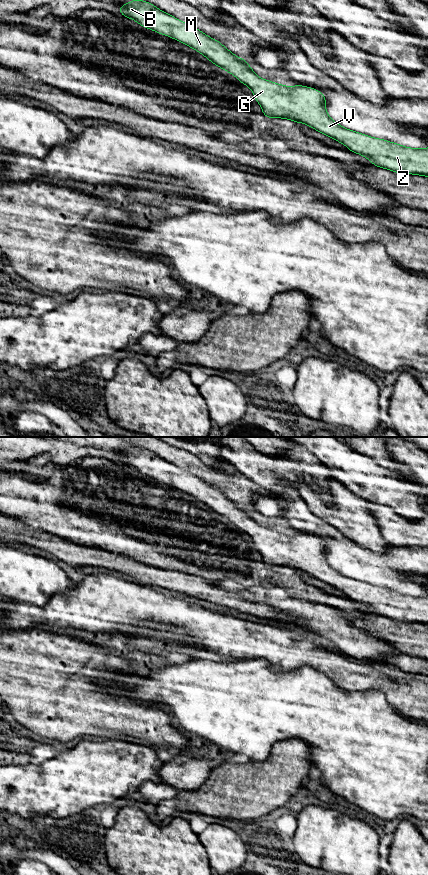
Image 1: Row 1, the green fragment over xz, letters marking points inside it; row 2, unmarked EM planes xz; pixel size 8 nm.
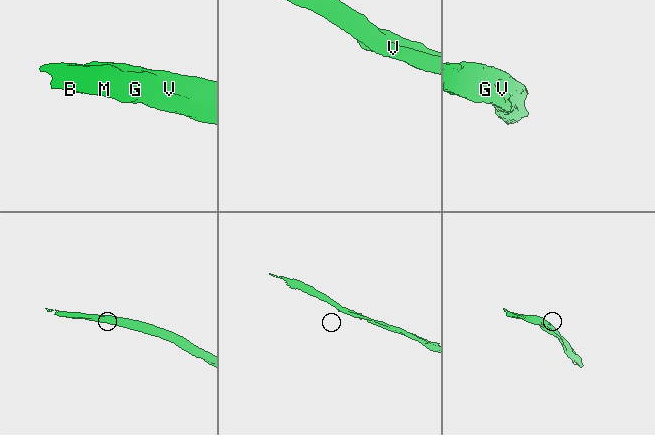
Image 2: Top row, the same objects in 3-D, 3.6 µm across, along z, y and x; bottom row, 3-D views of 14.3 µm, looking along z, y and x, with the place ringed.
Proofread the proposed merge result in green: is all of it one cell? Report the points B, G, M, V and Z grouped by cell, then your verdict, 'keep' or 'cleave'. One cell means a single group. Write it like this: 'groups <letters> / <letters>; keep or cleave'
groups B G M V Z; keep

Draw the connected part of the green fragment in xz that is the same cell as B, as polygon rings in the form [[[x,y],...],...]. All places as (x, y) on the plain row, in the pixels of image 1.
[[[135,447],[118,457],[121,463],[195,497],[216,514],[234,523],[252,538],[267,566],[305,571],[344,592],[353,601],[365,604],[379,616],[428,625],[428,596],[409,596],[342,575],[327,562],[326,546],[319,538],[302,533],[288,535],[259,526],[248,509],[149,450]]]

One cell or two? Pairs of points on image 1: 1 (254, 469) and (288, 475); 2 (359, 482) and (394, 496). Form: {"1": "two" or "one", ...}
{"1": "one", "2": "one"}

